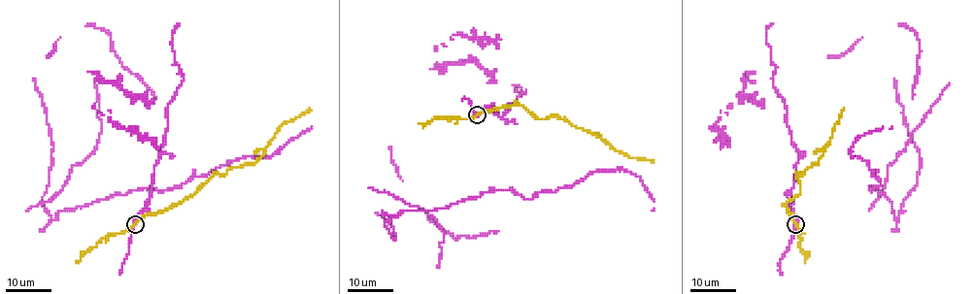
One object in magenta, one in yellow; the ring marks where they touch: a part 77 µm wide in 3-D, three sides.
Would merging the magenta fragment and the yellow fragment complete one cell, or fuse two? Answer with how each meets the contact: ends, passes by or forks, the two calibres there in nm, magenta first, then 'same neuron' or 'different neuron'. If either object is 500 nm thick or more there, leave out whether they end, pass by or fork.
magenta passes by; yellow passes by; 160 nm thick on the magenta side, 200 nm on the other; same neuron

